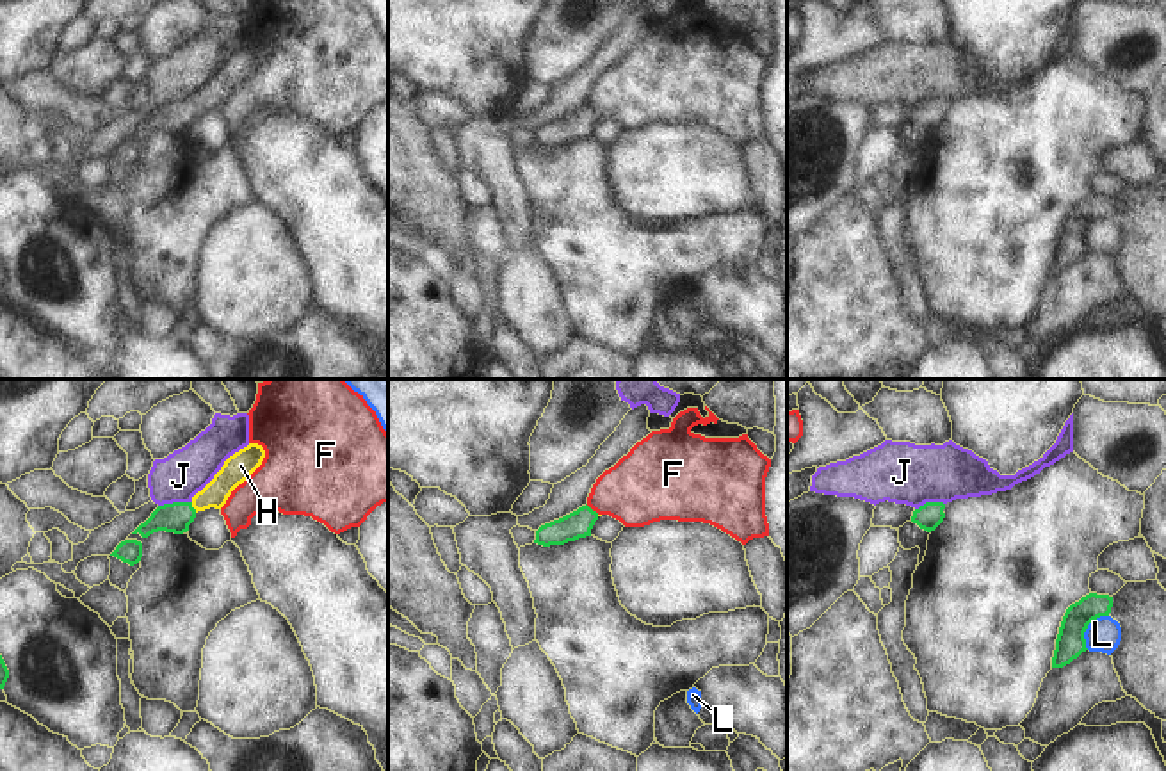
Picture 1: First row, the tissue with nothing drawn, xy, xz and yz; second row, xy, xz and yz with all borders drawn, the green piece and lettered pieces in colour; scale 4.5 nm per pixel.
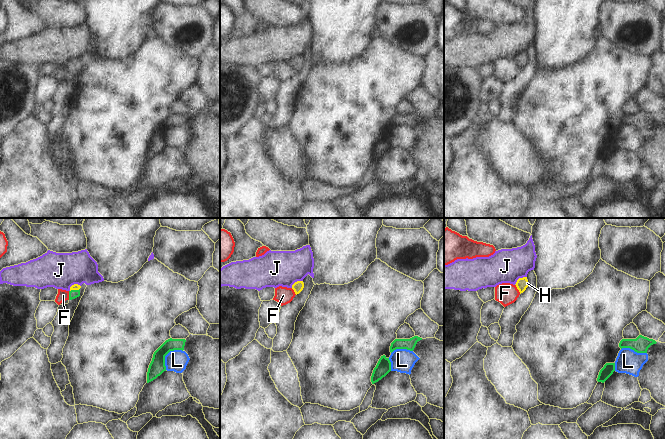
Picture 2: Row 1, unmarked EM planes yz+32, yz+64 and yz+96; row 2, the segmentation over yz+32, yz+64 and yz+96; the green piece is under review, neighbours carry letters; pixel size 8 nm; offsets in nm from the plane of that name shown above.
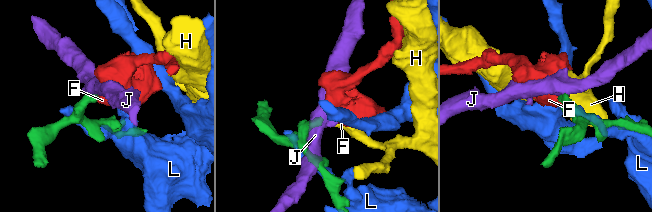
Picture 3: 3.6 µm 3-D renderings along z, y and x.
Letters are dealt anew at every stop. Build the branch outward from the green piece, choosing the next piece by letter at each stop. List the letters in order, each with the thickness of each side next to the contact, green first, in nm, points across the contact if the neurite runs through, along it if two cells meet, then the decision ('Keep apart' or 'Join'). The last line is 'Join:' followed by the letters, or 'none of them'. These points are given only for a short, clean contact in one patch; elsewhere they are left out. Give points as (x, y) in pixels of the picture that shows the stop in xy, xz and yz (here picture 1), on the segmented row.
F: Thickness 120 nm (green) against 320 nm. Boundary: xz (586, 504), (599, 513). Keep apart
H: Thickness 140 nm (green) against 120 nm. Path across: xy (177, 517), (193, 508), (234, 472). Join
J: Thickness 140 nm (green) against 220 nm. Boundary: xy (191, 501), (173, 501), (159, 506). Keep apart
L: Thickness 140 nm (green) against 160 nm. Keep apart
Join: H.

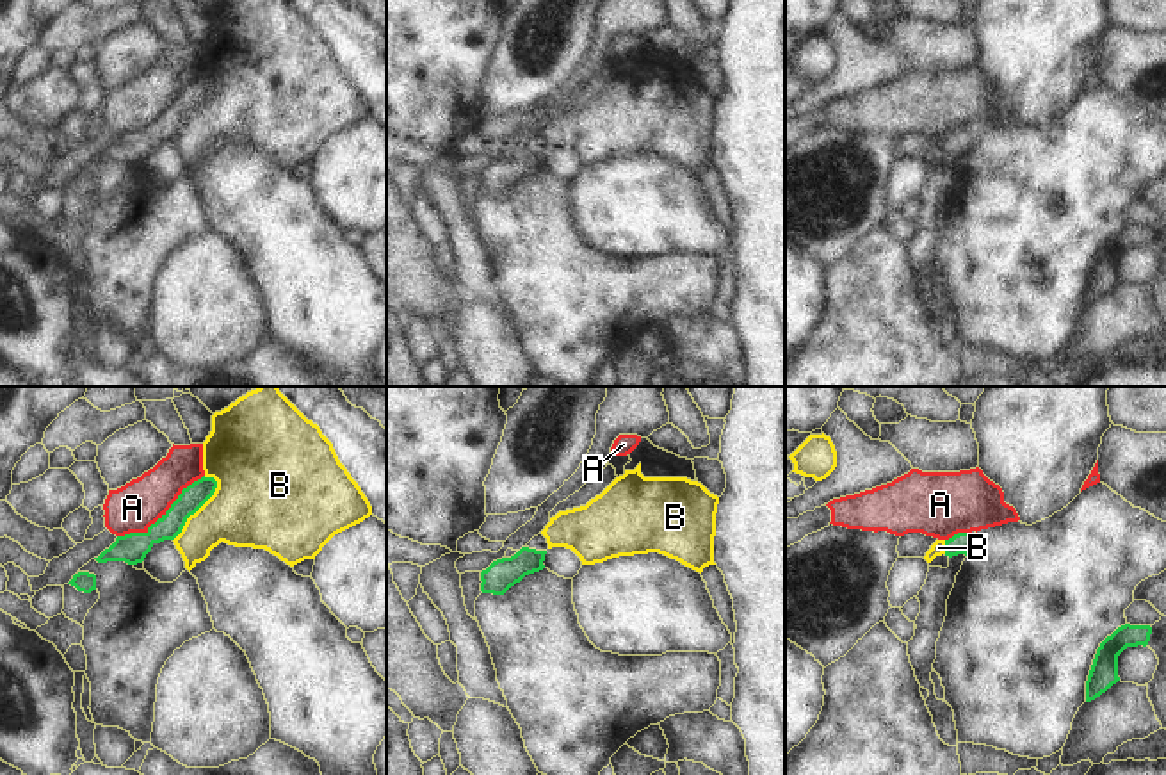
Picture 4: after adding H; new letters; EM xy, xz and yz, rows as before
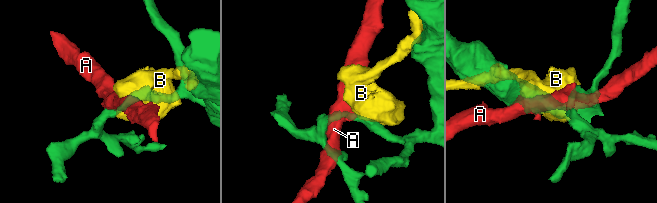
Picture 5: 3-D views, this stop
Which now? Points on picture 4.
A: Thickness 140 nm (green) against 220 nm. Boundary: xy (203, 474), (189, 483), (145, 531), (130, 531), (118, 537). Keep apart
B: Thickness 110 nm (green) against 380 nm. Keep apart
Join: none of them.

